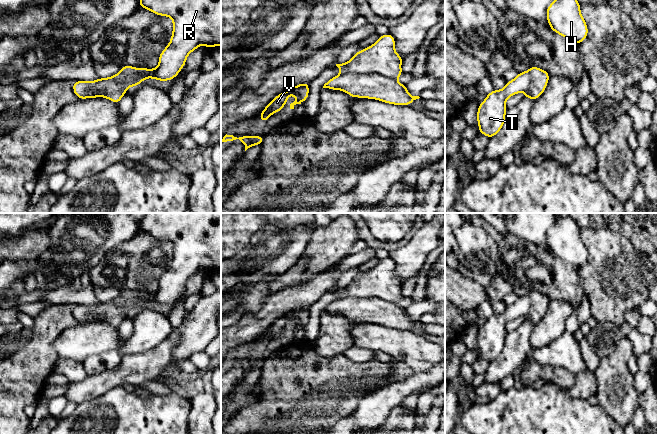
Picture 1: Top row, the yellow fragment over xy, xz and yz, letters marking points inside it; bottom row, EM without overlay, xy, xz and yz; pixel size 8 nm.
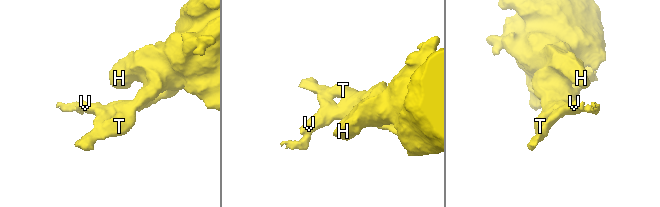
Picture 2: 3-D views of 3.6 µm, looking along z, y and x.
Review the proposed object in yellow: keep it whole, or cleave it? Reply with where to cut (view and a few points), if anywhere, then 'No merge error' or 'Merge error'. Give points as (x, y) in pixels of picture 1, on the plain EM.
Split along xz (341, 297), (379, 297), (395, 304). Merge error

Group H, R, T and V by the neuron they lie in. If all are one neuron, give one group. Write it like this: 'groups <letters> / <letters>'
groups H R T / V

